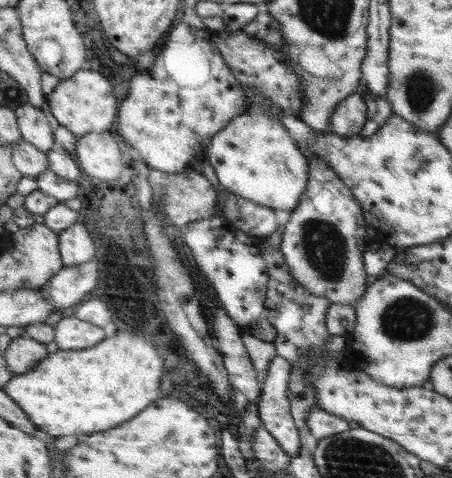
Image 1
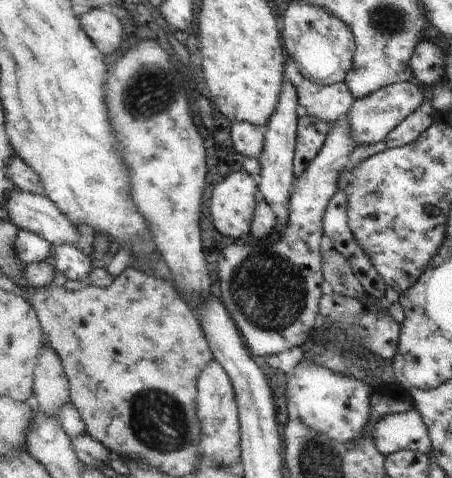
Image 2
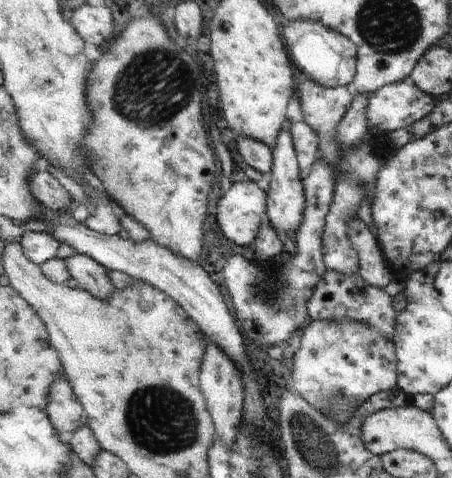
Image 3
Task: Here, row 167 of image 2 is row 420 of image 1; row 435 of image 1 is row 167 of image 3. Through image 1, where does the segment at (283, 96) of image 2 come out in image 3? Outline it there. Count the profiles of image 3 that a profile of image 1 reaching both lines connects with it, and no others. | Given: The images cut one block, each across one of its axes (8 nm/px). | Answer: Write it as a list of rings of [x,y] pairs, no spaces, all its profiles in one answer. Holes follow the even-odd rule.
[[[285,116],[281,122],[281,128],[275,136],[275,144],[271,148],[271,166],[267,176],[267,190],[265,190],[265,216],[267,222],[275,228],[279,238],[285,238],[285,230],[295,230],[295,226],[301,222],[301,210],[303,210],[303,196],[301,196],[301,178],[299,178],[299,166],[297,166],[297,154],[291,142],[291,118]]]

